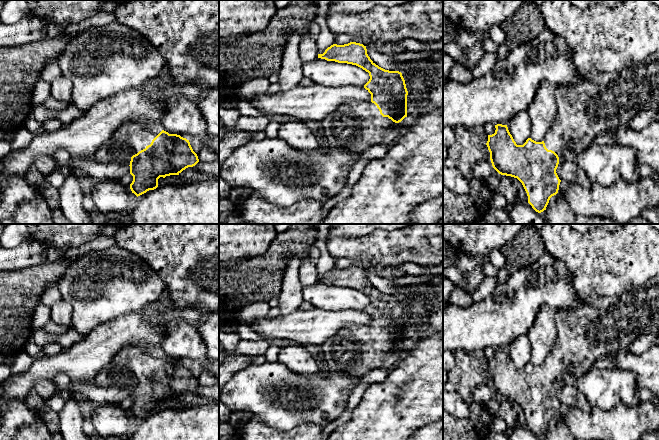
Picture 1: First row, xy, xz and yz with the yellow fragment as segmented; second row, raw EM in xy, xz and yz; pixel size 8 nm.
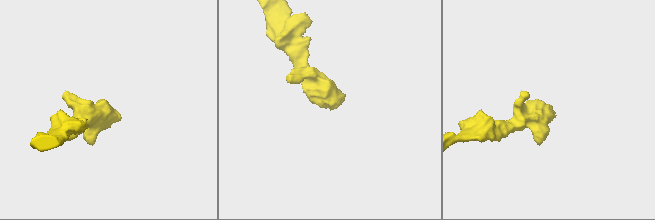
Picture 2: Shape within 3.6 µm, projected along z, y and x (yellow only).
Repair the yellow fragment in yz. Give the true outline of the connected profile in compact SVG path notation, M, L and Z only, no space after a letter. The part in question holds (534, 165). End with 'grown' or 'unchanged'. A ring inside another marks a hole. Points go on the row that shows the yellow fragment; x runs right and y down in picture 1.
M659 52L651 55L645 61L632 64L620 71L601 72L590 80L556 86L555 97L556 119L542 142L528 138L523 145L517 145L507 125L497 124L495 125L495 133L488 135L486 143L493 168L501 175L517 178L527 193L528 203L538 213L546 210L550 198L558 193L561 180L556 169L559 163L575 162L578 155L593 143L596 136L614 130L621 125L627 125L639 112L659 107Z; grown

